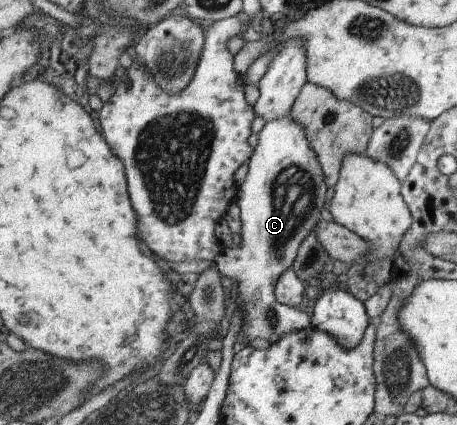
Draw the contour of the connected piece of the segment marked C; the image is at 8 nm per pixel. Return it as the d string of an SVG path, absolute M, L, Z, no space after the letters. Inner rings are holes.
M292 113L267 121L259 133L259 141L249 161L249 170L245 180L239 188L237 201L240 209L241 229L240 245L231 245L223 249L222 254L215 259L222 276L227 282L236 284L236 309L244 309L246 319L242 321L235 351L239 350L246 340L254 339L272 341L302 329L313 327L313 320L302 309L292 309L278 301L276 285L278 279L294 265L300 246L304 240L320 225L322 215L320 211L328 199L328 184L319 155L310 147L306 128L292 117Z

